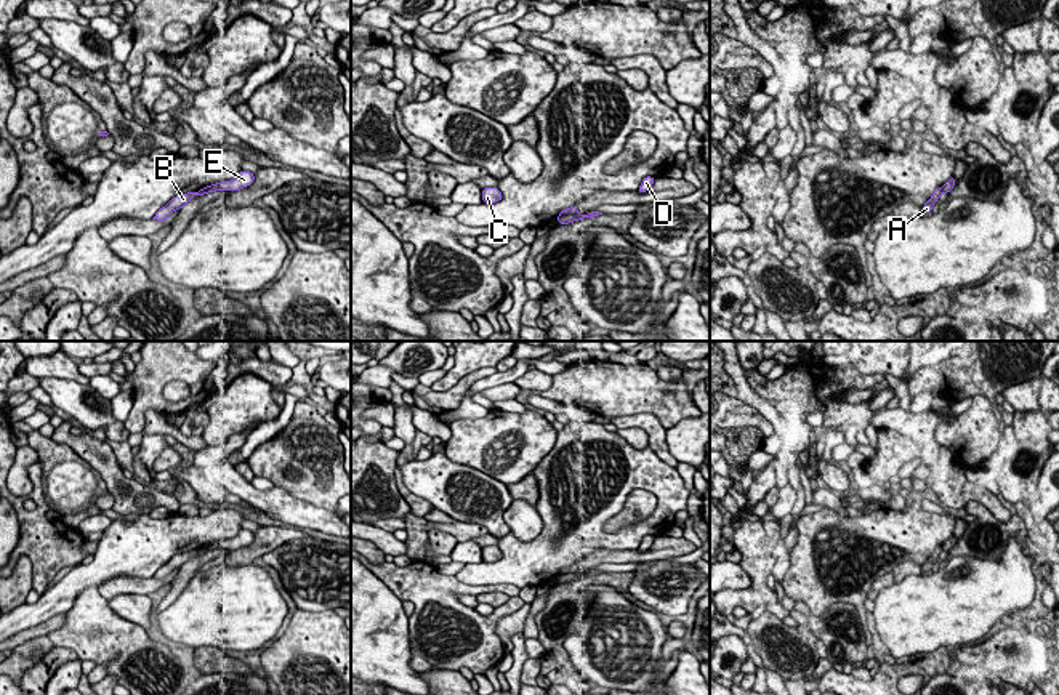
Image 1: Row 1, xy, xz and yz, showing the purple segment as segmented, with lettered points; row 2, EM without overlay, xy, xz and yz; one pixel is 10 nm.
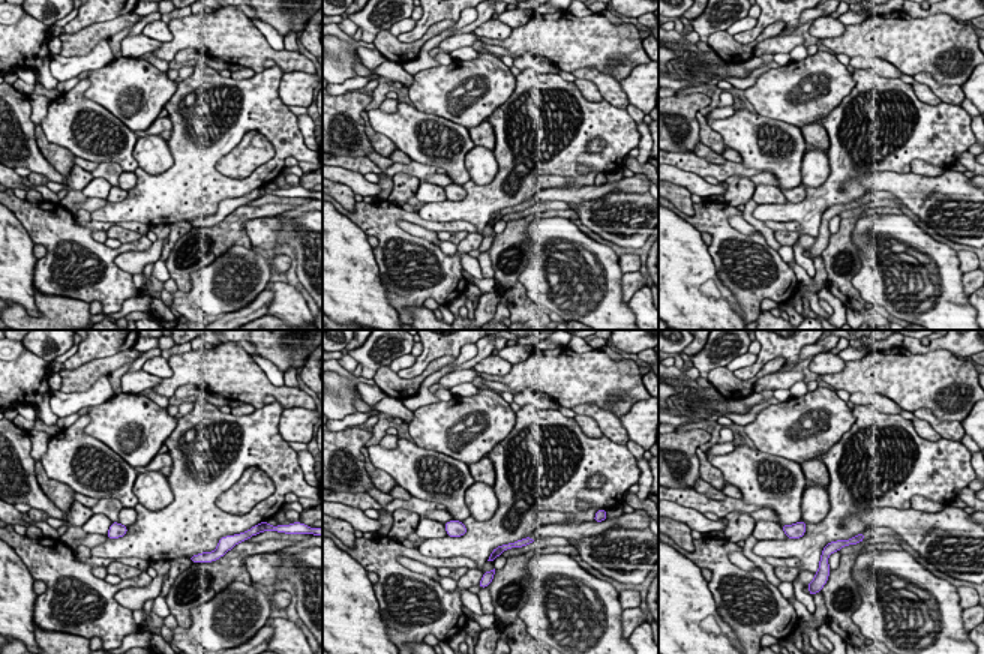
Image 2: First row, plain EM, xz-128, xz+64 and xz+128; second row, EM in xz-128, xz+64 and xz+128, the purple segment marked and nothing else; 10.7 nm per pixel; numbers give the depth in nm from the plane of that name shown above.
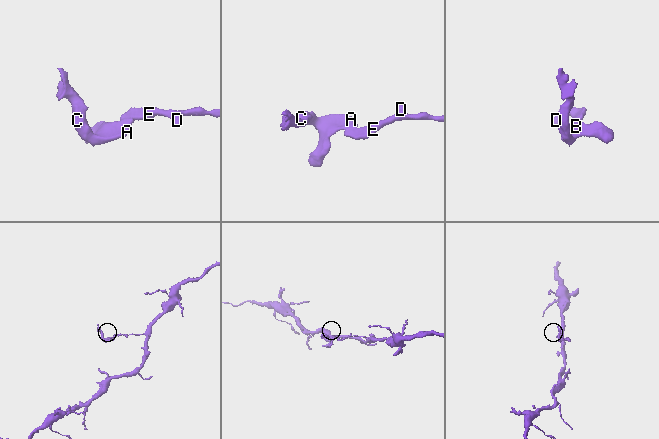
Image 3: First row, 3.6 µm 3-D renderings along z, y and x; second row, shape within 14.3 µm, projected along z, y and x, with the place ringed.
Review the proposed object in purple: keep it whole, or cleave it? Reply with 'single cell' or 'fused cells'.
fused cells

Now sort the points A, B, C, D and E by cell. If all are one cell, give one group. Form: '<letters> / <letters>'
A B C / D E

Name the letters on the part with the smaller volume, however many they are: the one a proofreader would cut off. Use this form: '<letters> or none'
A, B, C

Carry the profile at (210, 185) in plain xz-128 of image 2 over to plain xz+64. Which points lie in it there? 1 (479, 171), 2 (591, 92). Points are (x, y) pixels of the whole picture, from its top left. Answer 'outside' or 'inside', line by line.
1: outside
2: outside

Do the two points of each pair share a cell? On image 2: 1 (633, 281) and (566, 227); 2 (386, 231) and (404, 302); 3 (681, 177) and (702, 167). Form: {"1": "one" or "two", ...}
{"1": "two", "2": "one", "3": "two"}

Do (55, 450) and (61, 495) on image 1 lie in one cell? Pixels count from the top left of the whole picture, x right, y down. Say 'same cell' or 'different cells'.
same cell

